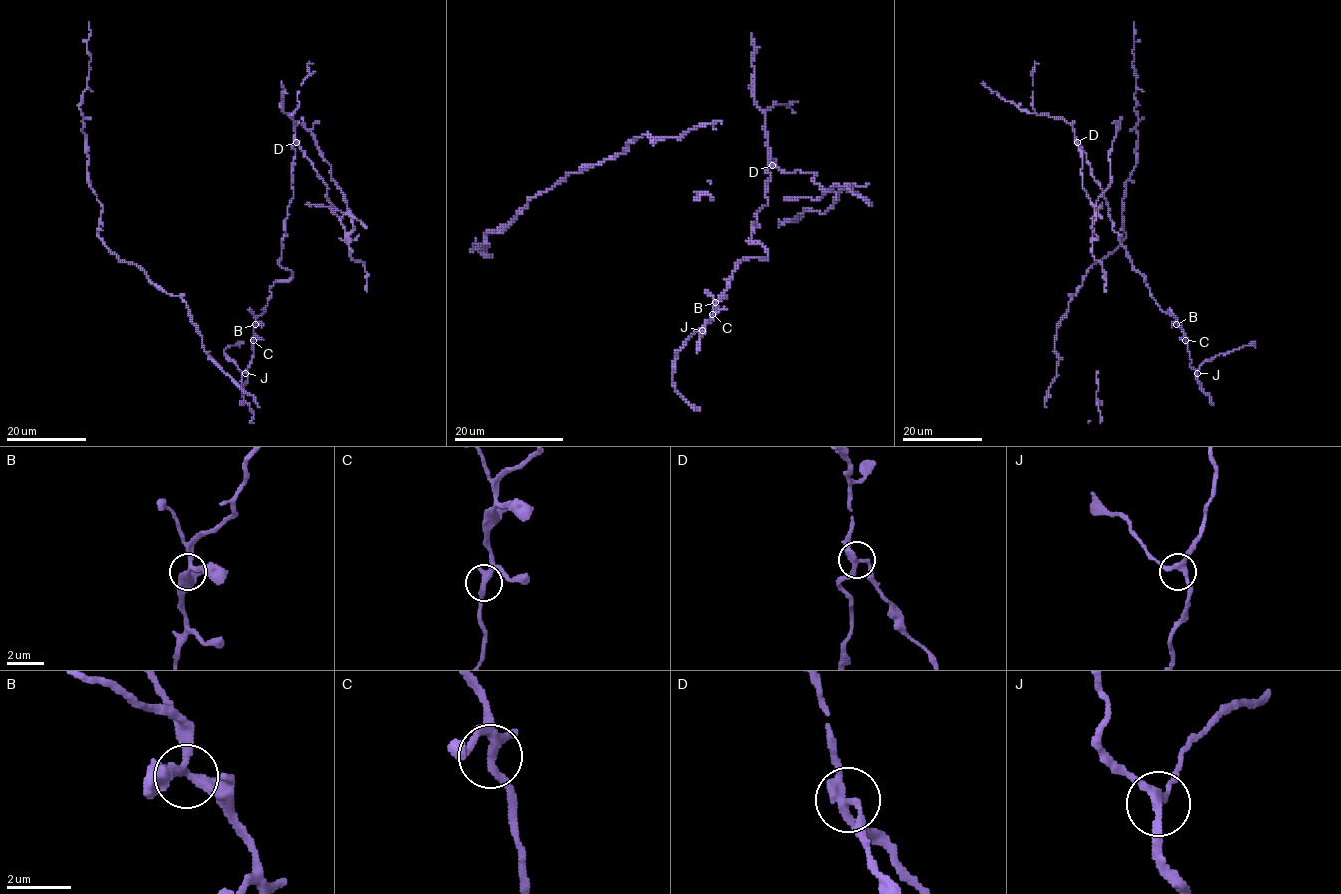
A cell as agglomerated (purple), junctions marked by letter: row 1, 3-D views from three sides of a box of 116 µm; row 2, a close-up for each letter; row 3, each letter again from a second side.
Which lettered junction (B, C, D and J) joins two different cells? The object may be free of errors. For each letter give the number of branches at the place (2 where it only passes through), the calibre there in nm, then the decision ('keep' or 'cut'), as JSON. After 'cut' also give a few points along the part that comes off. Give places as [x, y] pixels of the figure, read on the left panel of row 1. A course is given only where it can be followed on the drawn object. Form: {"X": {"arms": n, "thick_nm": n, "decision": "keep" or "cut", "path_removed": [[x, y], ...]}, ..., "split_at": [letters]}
{"B": {"arms": 3, "thick_nm": 260, "decision": "keep"}, "C": {"arms": 3, "thick_nm": 240, "decision": "keep"}, "D": {"arms": 3, "thick_nm": 260, "decision": "cut", "path_removed": [[296, 141], [326, 186], [326, 198], [347, 236], [352, 223], [344, 194], [330, 176], [330, 165], [301, 118]]}, "J": {"arms": 3, "thick_nm": 240, "decision": "keep"}, "split_at": ["D"]}

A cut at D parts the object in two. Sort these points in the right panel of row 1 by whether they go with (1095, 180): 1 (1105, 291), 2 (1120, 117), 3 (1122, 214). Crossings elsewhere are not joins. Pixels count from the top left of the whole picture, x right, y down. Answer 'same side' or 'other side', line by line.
1: other side
2: other side
3: same side

